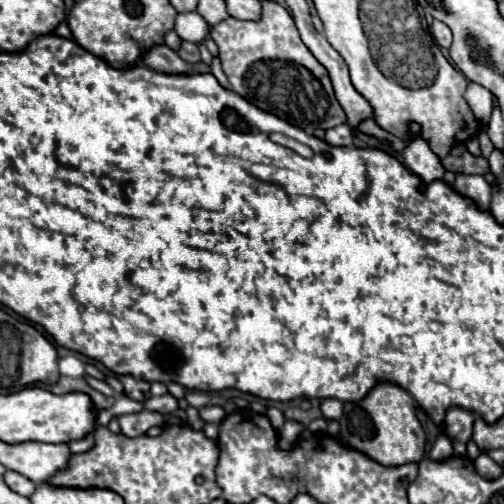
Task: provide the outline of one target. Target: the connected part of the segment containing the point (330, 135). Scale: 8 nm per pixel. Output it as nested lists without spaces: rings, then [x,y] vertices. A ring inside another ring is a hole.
[[[348,124],[334,126],[334,128],[326,130],[324,140],[326,140],[330,146],[352,146],[352,130],[350,130]]]

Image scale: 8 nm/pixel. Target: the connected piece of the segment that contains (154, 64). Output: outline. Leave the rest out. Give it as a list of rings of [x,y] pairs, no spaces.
[[[164,44],[150,48],[144,54],[142,62],[148,68],[152,68],[156,72],[164,72],[164,74],[188,74],[188,70],[190,70],[188,62],[182,62],[182,58],[178,58],[178,54]]]

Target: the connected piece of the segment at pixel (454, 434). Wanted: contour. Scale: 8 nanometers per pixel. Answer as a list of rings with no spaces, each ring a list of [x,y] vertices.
[[[458,406],[450,408],[446,412],[446,418],[444,418],[444,422],[448,426],[448,436],[466,444],[472,438],[474,418],[476,418],[476,414],[470,412],[470,410],[462,410]]]

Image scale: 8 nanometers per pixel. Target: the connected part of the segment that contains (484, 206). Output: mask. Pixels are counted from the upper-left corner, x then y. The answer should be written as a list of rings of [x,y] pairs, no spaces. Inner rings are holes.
[[[458,174],[456,176],[456,182],[454,182],[454,190],[458,194],[462,194],[464,198],[470,198],[478,206],[478,210],[488,210],[490,196],[492,196],[492,188],[484,180],[484,176]]]

